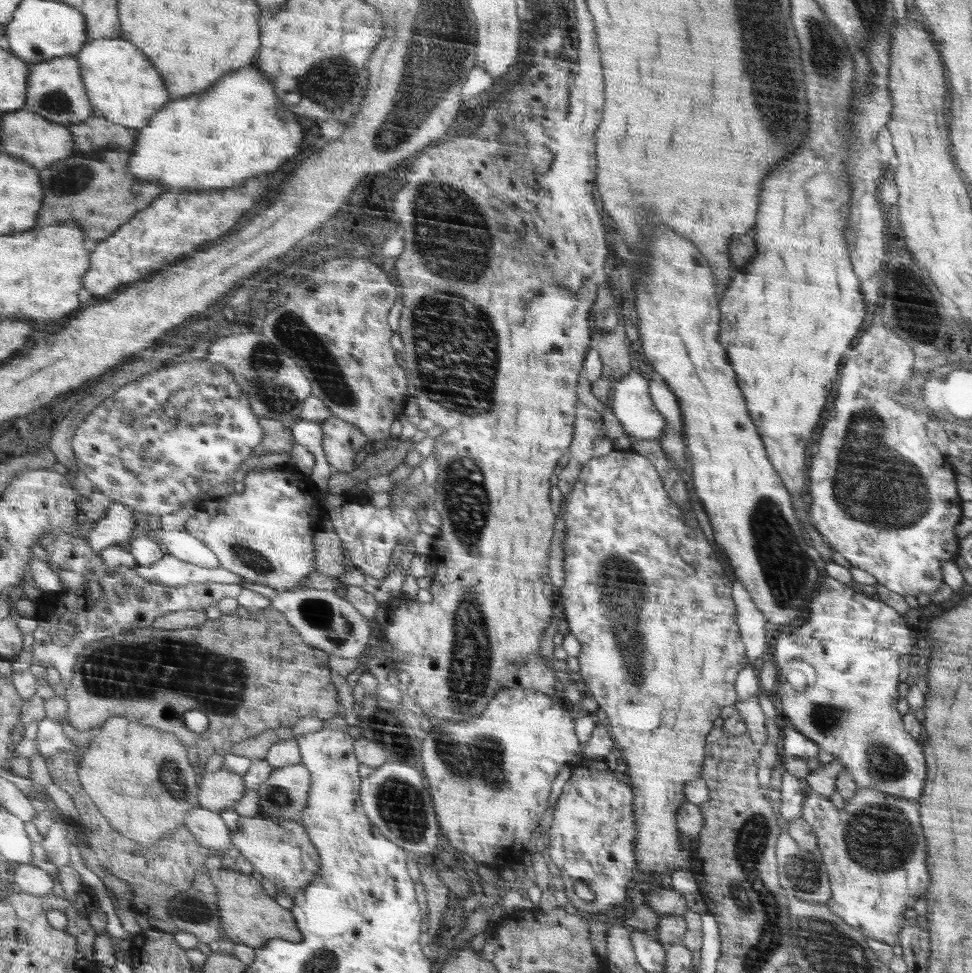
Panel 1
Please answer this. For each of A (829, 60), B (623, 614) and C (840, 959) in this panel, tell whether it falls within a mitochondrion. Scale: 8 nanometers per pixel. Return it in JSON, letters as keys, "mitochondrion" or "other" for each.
{"A":"mitochondrion","B":"mitochondrion","C":"mitochondrion"}

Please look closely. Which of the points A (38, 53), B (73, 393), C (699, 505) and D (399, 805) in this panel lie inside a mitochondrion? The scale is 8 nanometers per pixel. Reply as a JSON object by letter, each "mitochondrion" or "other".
{"A":"other","B":"other","C":"other","D":"mitochondrion"}

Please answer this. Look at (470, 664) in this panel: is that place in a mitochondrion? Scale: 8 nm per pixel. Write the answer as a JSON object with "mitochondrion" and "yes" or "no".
{"mitochondrion":"yes"}

